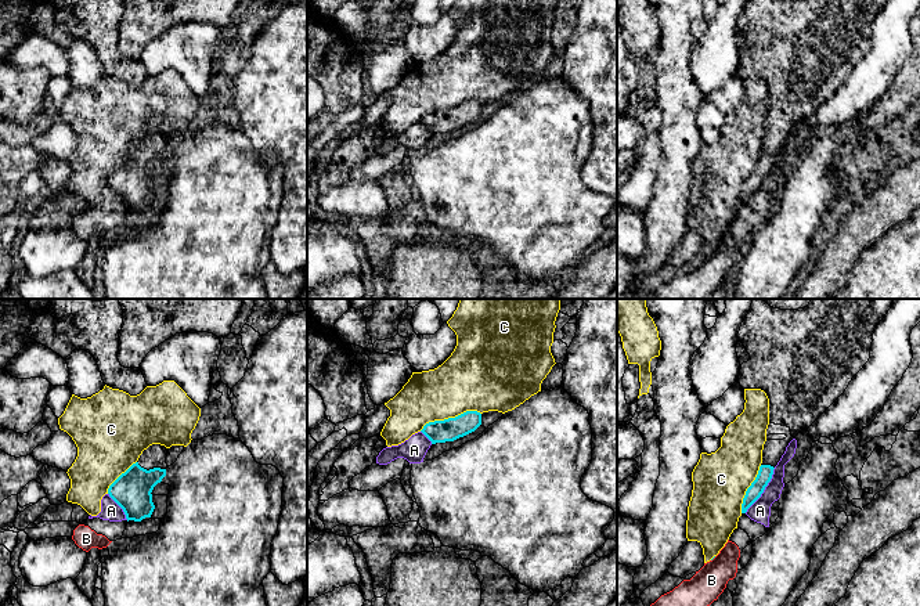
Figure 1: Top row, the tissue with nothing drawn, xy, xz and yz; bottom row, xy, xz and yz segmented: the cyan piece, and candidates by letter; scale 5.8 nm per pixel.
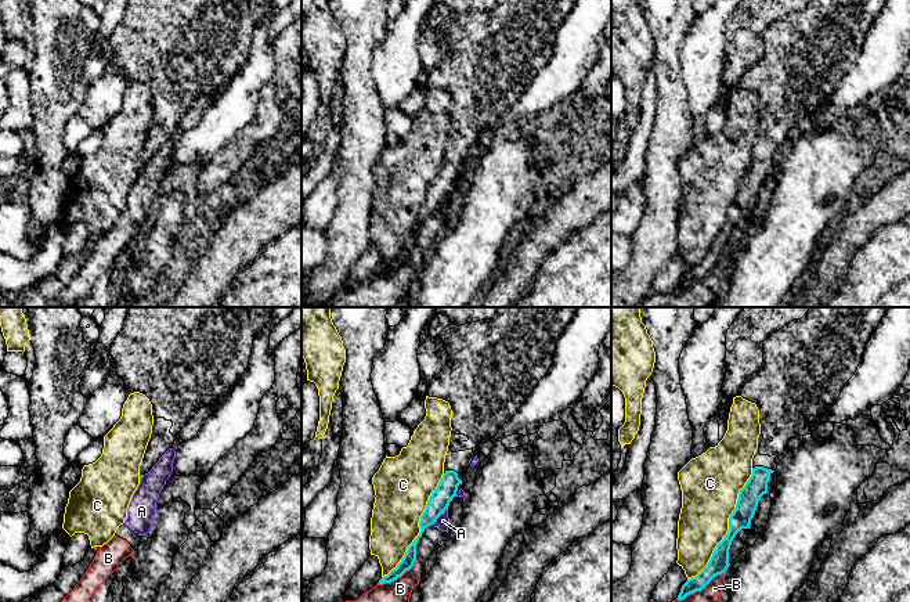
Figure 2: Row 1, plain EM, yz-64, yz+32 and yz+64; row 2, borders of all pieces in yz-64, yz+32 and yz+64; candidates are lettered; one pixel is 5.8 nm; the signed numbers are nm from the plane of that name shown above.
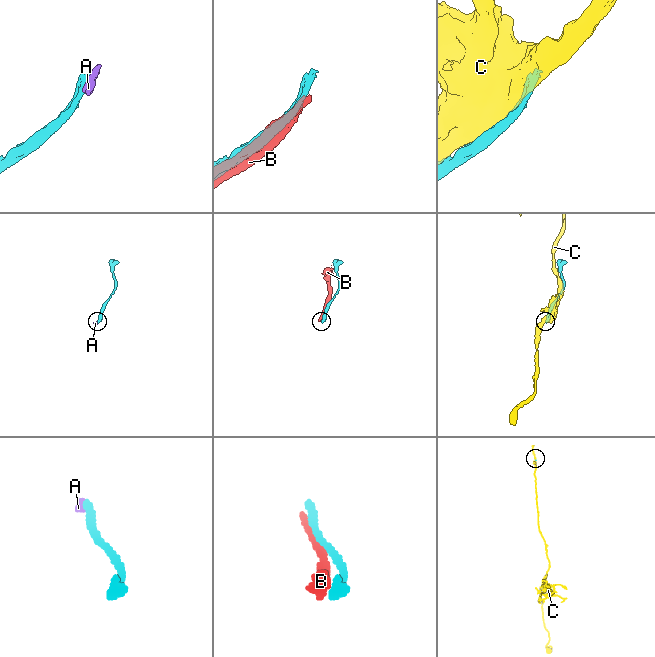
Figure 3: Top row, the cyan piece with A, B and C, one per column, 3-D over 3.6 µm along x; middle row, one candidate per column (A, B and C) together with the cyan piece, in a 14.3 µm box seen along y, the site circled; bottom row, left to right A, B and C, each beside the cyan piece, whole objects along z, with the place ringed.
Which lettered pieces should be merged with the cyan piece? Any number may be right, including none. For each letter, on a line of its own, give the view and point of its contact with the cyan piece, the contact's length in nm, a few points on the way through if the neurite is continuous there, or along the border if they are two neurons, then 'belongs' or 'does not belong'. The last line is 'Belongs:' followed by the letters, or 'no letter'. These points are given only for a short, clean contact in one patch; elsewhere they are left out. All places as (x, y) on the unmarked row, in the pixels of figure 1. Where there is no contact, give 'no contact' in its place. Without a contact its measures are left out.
A: meets cyan in yz at (764, 179); contact 320 nm long; border along yz (775, 158), (761, 186), (744, 202); does not belong
B: meets cyan in yz at (713, 248); contact 40 nm long; does not belong
C: meets cyan in xz at (450, 108); contact 380 nm long; does not belong
Belongs: no letter

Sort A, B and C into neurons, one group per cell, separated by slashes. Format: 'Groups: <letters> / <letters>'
Groups: A B / C

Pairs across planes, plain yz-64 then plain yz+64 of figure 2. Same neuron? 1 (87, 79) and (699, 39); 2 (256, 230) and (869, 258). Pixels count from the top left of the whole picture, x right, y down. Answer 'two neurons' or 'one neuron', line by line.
1: one neuron
2: two neurons

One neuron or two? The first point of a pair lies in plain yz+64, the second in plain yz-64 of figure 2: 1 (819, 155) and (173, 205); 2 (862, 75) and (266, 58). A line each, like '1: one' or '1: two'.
1: one
2: one

